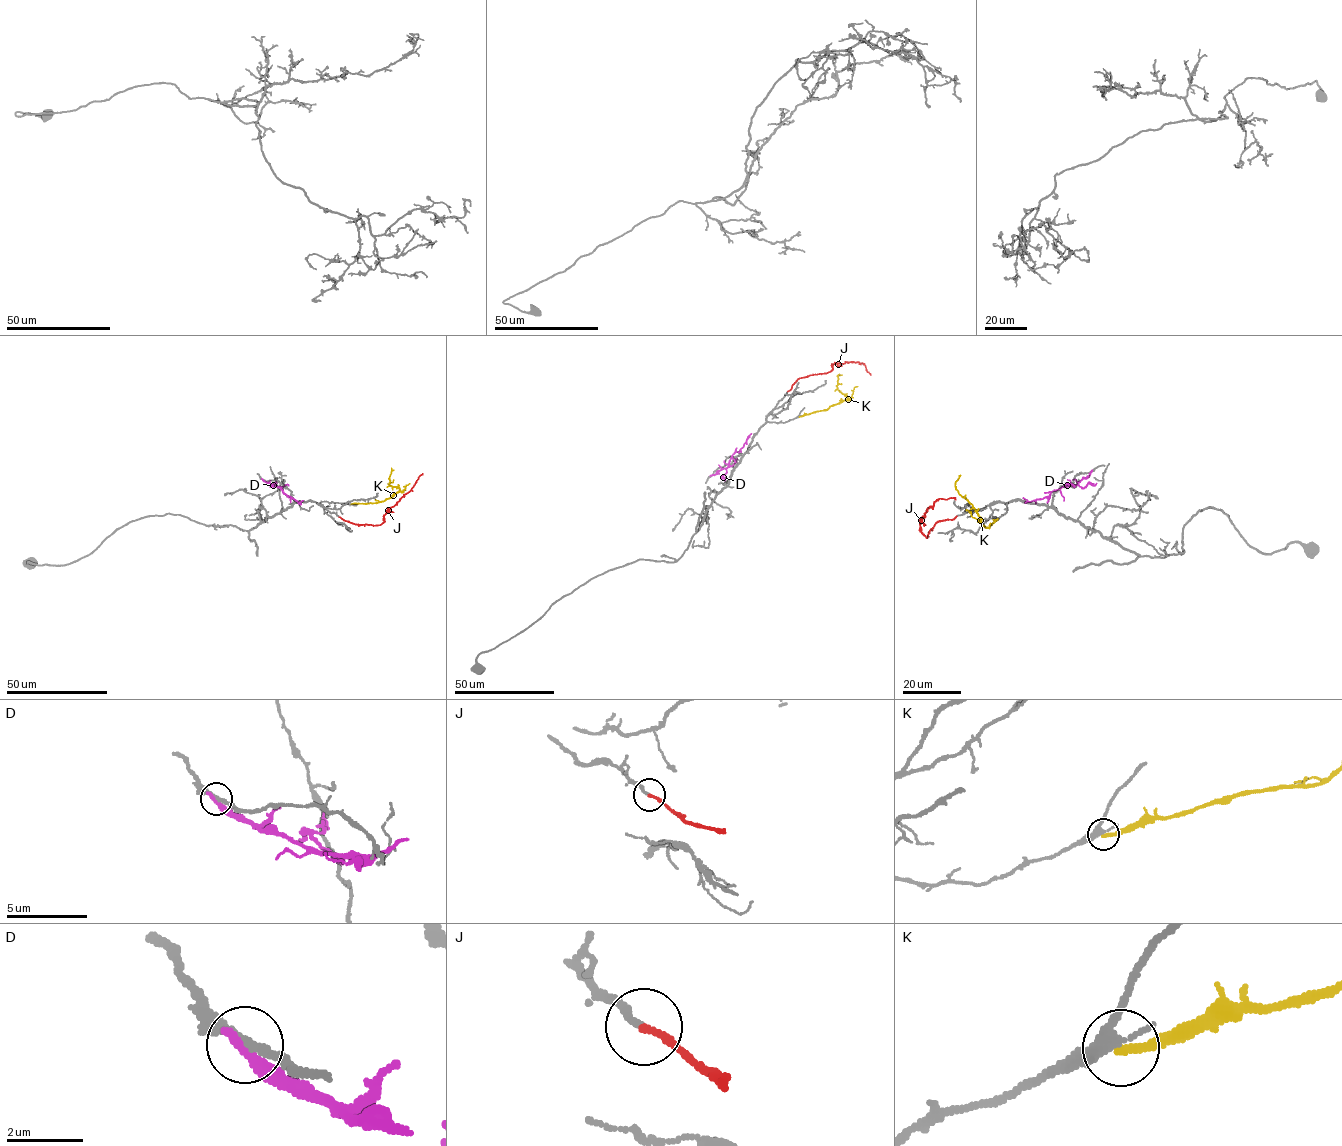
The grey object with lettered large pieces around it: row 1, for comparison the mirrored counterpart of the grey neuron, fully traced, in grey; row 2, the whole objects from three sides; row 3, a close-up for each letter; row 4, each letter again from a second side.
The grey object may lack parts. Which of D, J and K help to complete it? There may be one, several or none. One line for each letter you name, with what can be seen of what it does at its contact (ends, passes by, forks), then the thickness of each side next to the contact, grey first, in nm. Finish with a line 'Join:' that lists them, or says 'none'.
J: it ends; calibres 180 and 170 nm
Join: J

